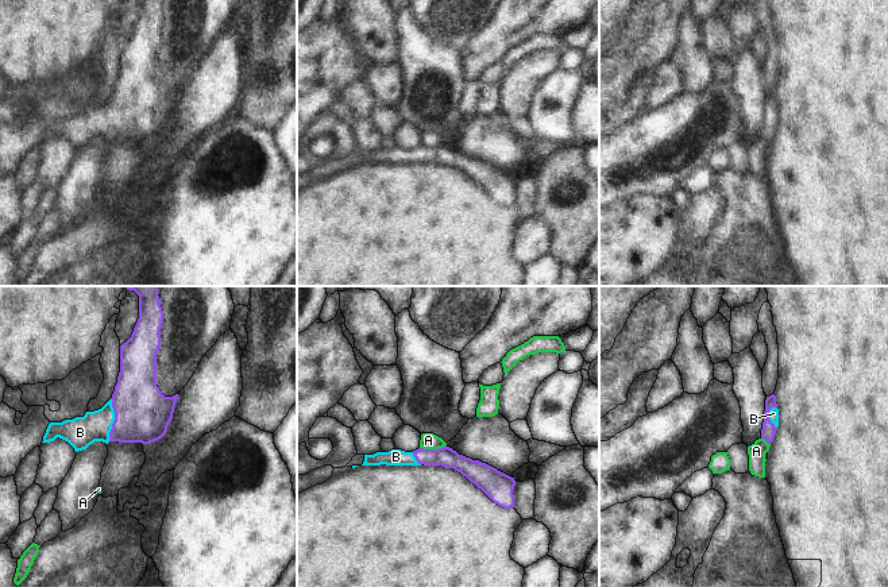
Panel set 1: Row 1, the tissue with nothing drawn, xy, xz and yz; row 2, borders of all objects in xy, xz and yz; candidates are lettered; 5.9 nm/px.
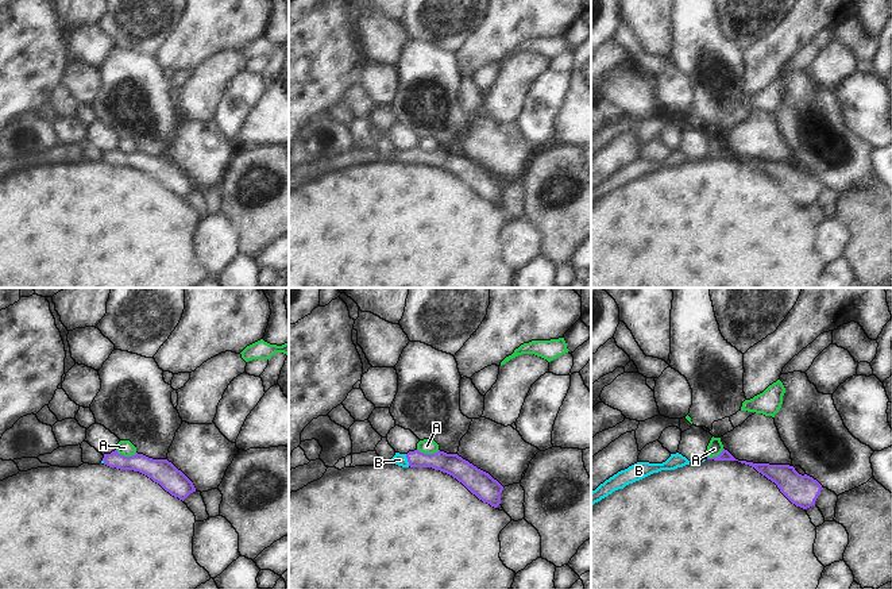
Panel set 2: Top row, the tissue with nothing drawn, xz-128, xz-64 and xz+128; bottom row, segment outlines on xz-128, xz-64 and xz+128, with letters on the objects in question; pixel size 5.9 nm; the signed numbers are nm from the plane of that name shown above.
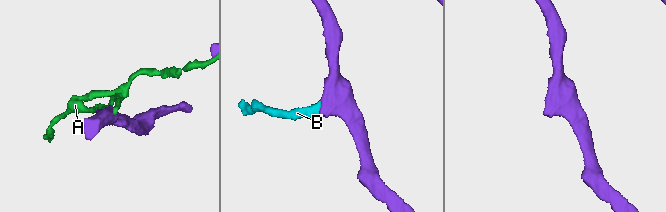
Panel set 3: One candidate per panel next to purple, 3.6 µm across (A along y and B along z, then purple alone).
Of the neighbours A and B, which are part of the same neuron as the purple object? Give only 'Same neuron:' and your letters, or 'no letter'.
Same neuron: B

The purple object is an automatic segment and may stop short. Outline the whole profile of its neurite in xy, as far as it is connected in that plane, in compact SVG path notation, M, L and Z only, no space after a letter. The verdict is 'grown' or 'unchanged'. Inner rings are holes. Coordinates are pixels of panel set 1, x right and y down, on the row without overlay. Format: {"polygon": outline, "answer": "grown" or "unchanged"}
{"polygon": "M139 0L134 30L120 43L120 70L112 96L84 115L50 120L42 140L59 135L78 150L94 139L150 142L162 136L178 97L178 92L165 94L157 84L162 22L161 0Z", "answer": "grown"}

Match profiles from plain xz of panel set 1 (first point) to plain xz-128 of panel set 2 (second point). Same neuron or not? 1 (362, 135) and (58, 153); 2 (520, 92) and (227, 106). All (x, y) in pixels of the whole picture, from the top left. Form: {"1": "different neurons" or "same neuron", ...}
{"1": "different neurons", "2": "different neurons"}

